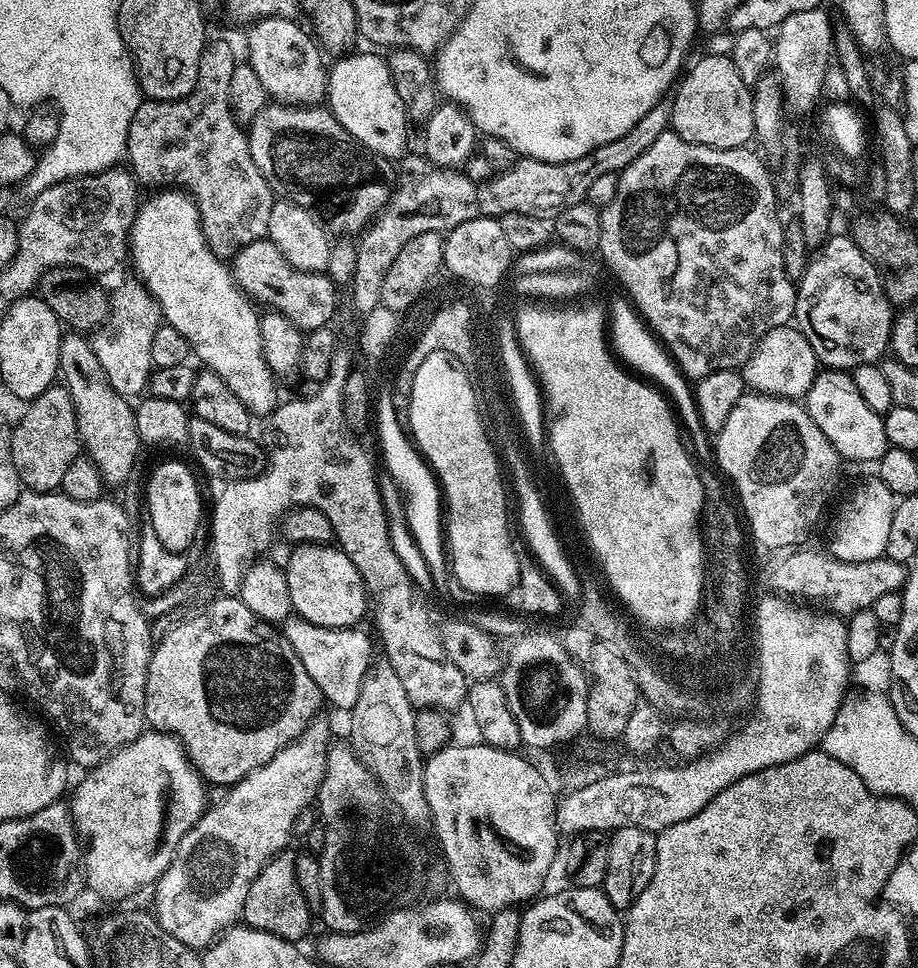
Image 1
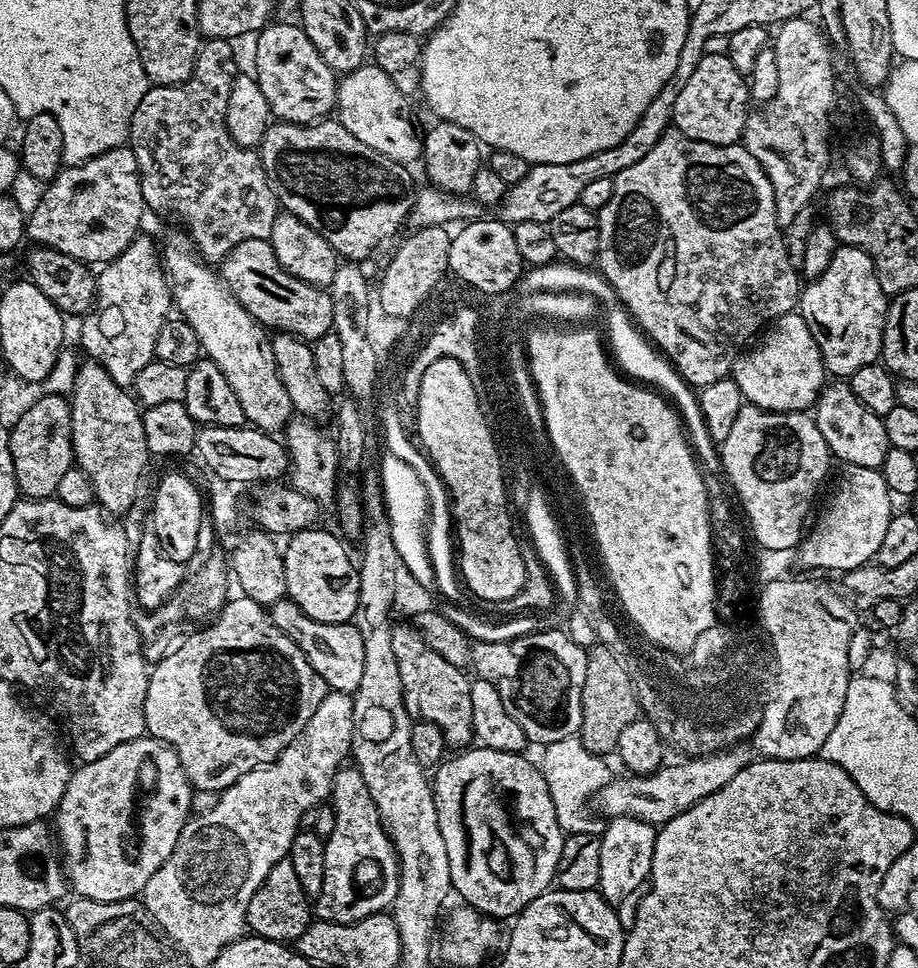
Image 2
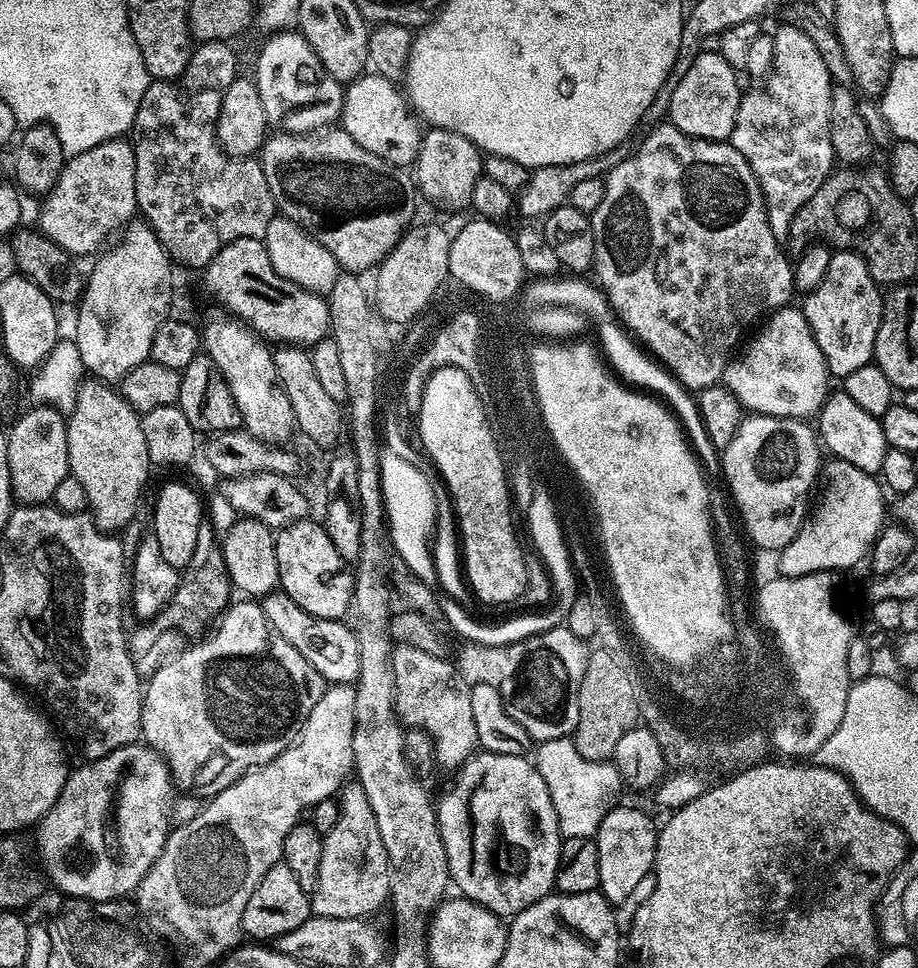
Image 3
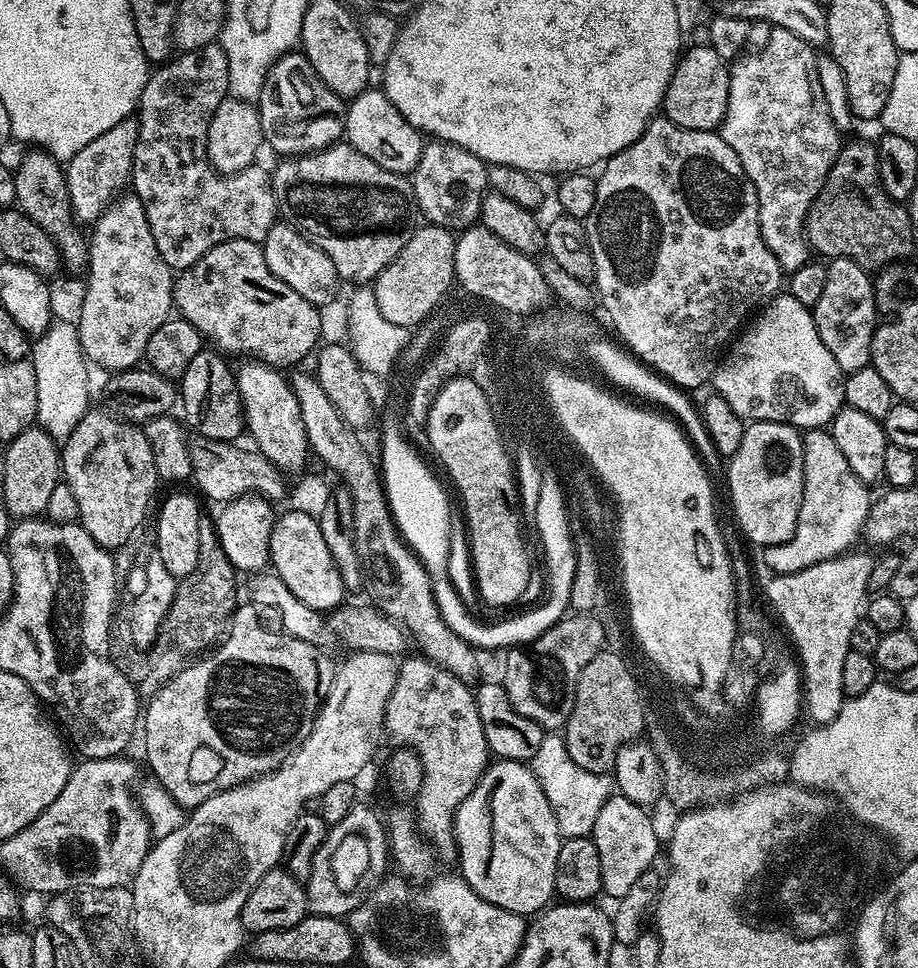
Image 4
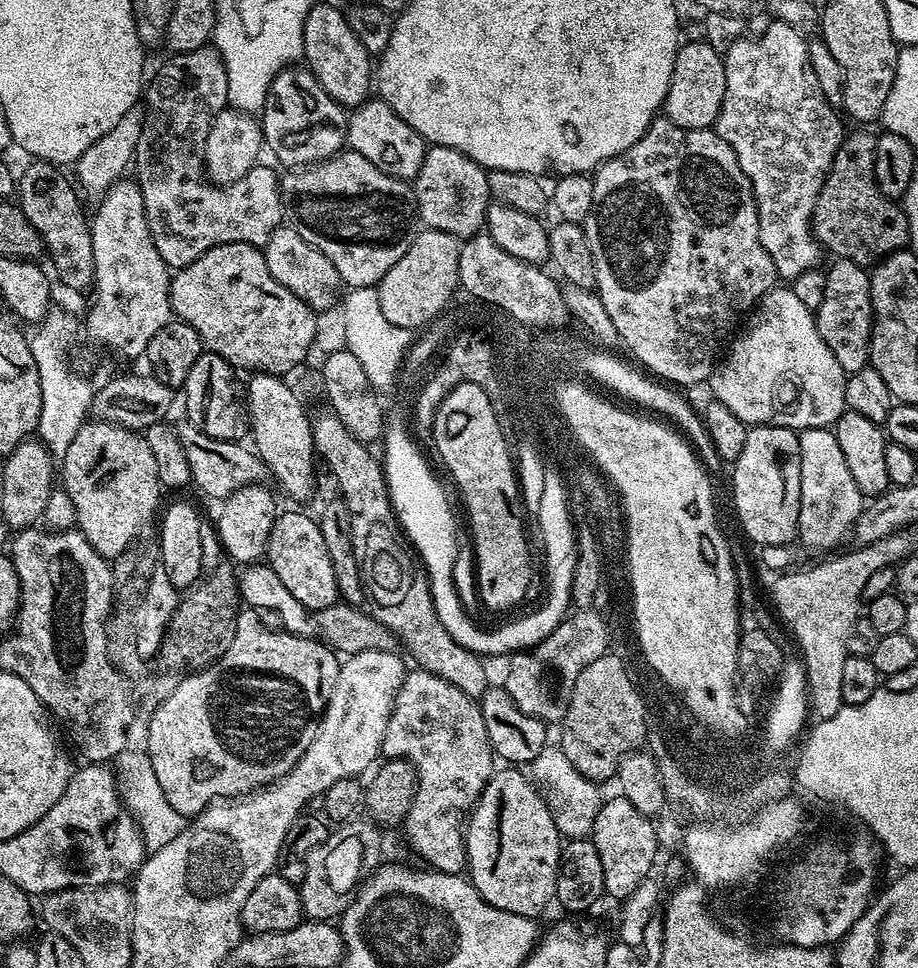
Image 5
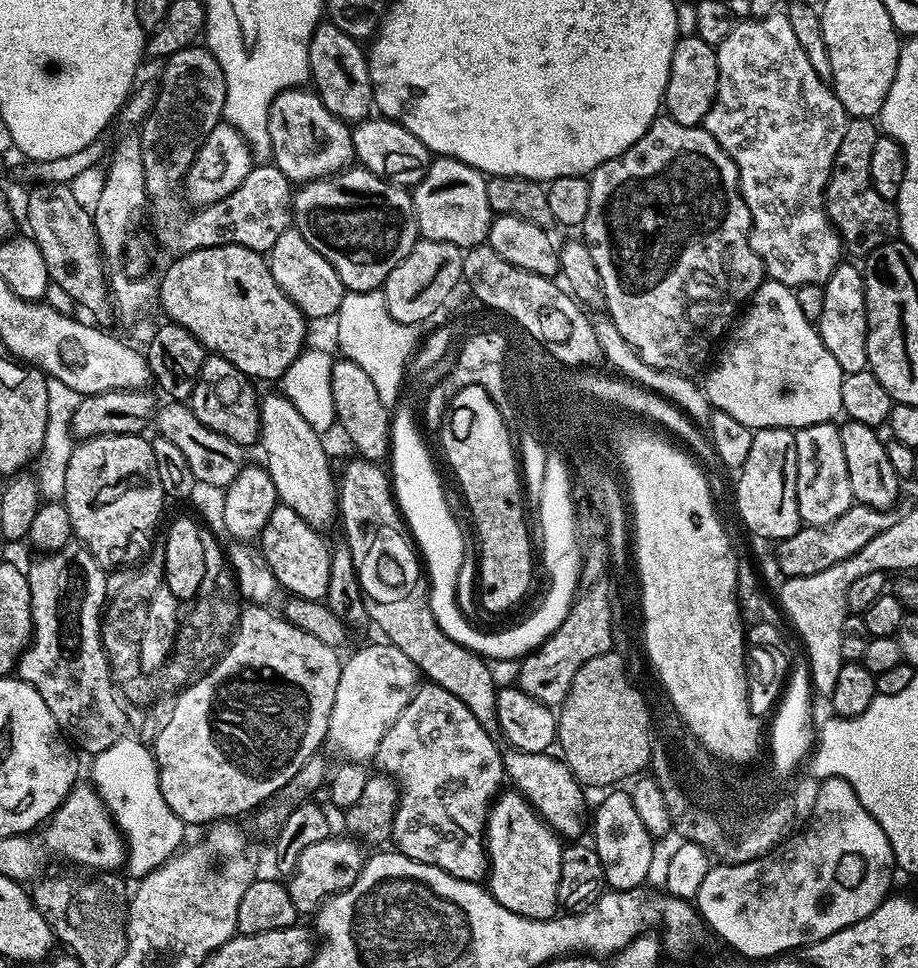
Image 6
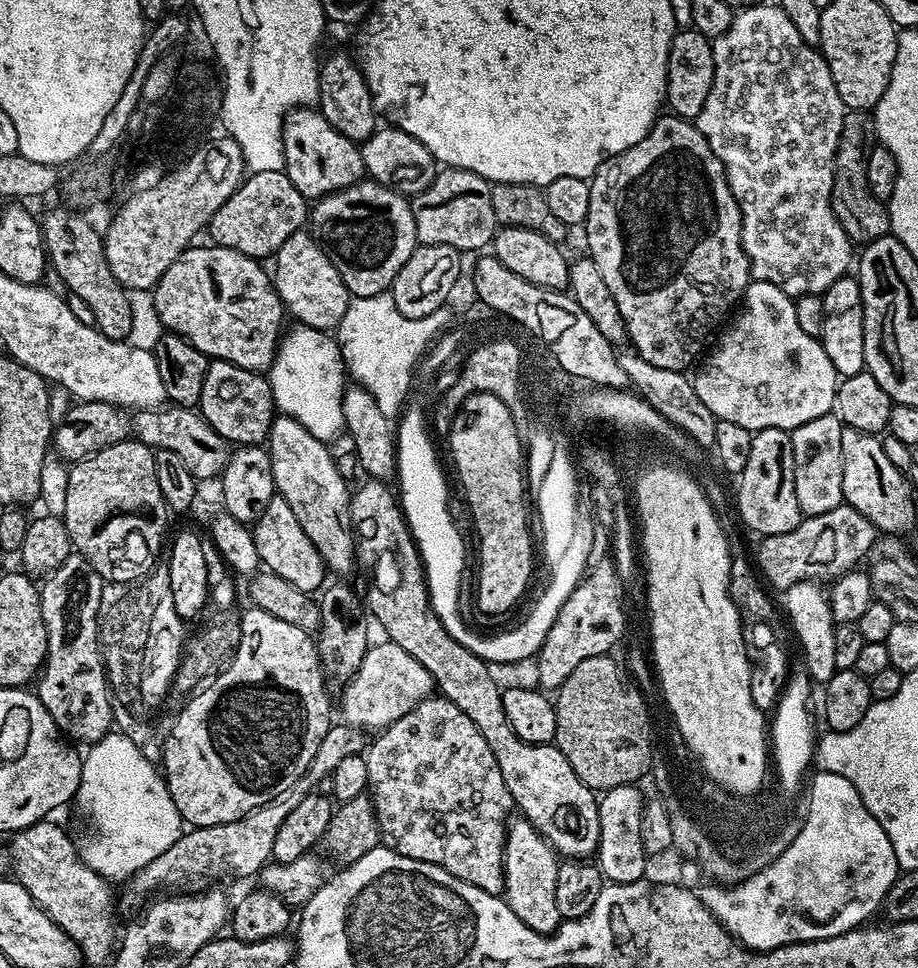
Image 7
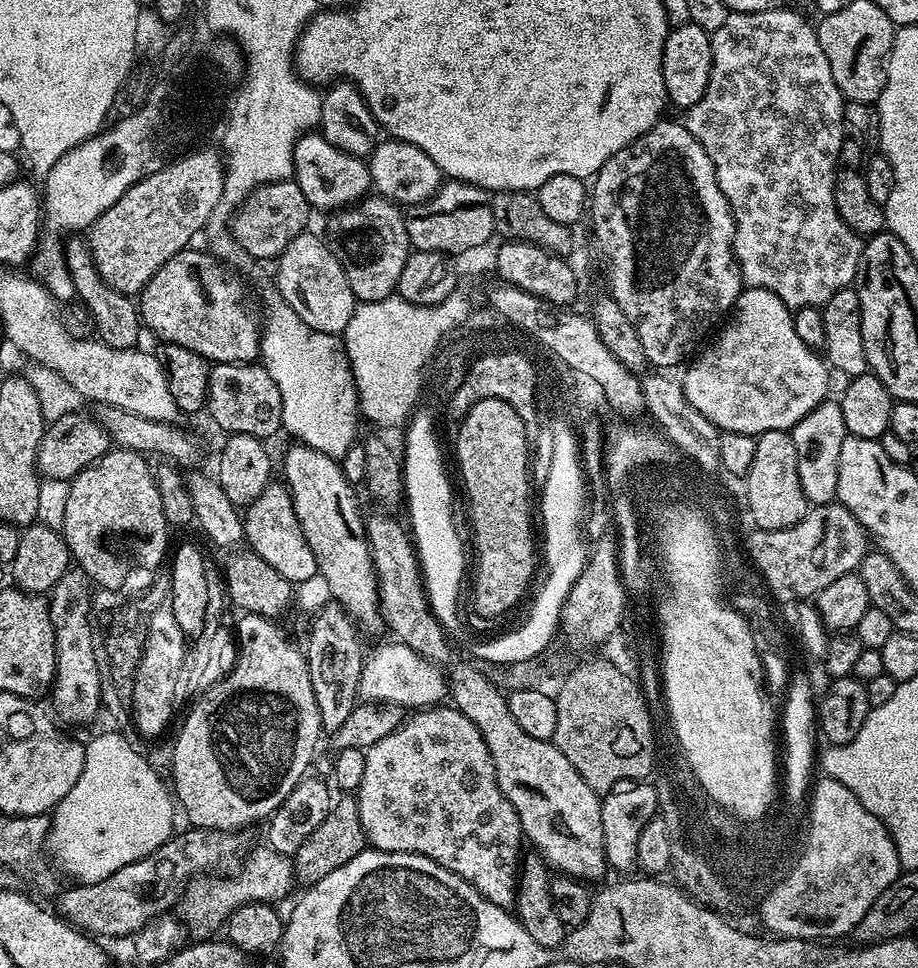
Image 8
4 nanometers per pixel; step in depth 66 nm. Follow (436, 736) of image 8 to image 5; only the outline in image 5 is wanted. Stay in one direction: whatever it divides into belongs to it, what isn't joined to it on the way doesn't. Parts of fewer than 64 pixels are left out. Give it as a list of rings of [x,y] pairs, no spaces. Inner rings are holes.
[[[422,667],[415,671],[405,675],[398,690],[380,751],[393,760],[409,760],[416,771],[418,790],[402,825],[402,831],[408,835],[409,846],[428,863],[425,865],[429,869],[454,876],[463,873],[468,862],[468,851],[464,845],[466,813],[480,799],[493,774],[494,753],[486,734],[486,722],[482,722],[479,703],[473,697],[462,694],[458,686],[446,682],[446,678],[438,678],[438,674]]]

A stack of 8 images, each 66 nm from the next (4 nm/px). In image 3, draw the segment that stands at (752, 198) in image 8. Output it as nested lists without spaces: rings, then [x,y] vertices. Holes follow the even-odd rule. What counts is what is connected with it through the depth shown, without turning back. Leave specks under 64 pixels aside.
[[[797,26],[785,27],[774,32],[776,41],[771,72],[766,76],[768,85],[757,92],[745,91],[741,95],[738,118],[730,137],[730,143],[746,158],[750,170],[756,175],[764,195],[770,230],[778,238],[787,237],[798,210],[814,198],[814,190],[818,190],[824,179],[834,171],[836,160],[830,134],[830,102],[834,85],[831,74],[827,72],[816,45],[803,30]]]

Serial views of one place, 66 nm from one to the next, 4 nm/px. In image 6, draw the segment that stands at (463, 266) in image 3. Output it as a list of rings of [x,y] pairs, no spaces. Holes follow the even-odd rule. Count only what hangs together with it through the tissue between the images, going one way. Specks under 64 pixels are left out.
[[[487,246],[469,248],[464,252],[462,280],[466,288],[468,284],[469,290],[473,292],[472,296],[477,301],[490,298],[494,302],[498,302],[504,307],[504,311],[516,316],[517,320],[527,325],[527,328],[531,328],[532,332],[543,338],[549,346],[555,346],[559,340],[562,340],[556,336],[564,336],[564,332],[568,330],[566,322],[574,322],[578,318],[576,311],[580,309],[581,305],[577,304],[559,283],[556,285],[555,279],[530,274],[526,270],[506,262],[506,258],[494,254],[494,250]],[[556,306],[570,306],[570,320]]]

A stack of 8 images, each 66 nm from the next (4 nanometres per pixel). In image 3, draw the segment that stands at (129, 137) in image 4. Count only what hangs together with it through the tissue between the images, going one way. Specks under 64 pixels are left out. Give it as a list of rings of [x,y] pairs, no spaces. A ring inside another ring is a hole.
[[[117,138],[71,157],[55,189],[43,197],[39,231],[76,258],[94,251],[111,232],[119,233],[138,212],[134,182],[136,155],[132,146],[131,139]]]

